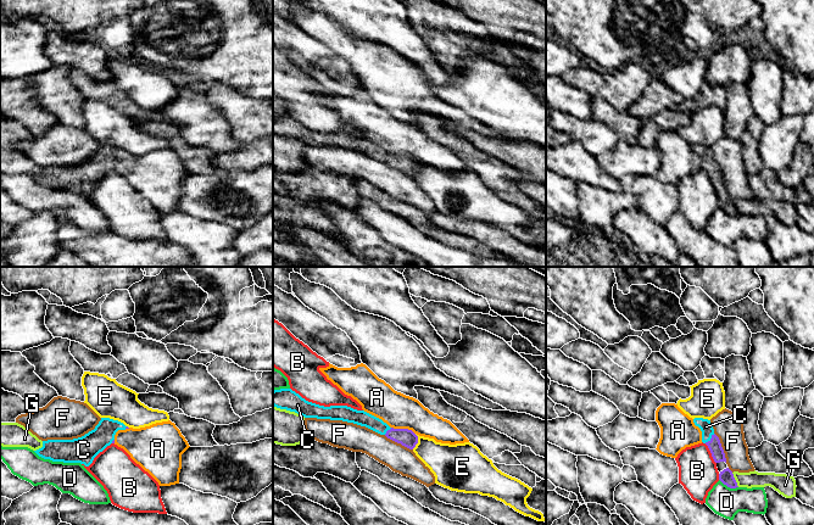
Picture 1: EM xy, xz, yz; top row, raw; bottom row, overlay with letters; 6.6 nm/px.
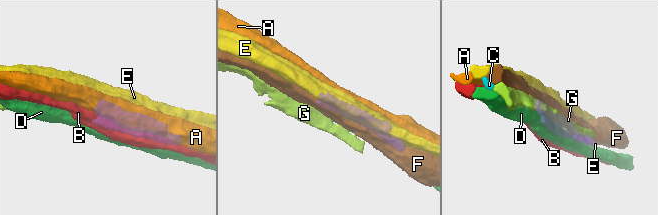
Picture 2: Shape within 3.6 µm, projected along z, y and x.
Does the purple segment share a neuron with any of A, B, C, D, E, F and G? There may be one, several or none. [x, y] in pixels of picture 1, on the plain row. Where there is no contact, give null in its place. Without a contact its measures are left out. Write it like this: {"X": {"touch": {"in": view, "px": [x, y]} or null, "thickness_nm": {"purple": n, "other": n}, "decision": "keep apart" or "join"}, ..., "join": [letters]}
{"A": {"touch": {"in": "xz", "px": [403, 156]}, "thickness_nm": {"purple": 110, "other": 220}, "decision": "keep apart"}, "B": {"touch": {"in": "yz", "px": [711, 179]}, "thickness_nm": {"purple": 90, "other": 260}, "decision": "keep apart"}, "C": {"touch": {"in": "yz", "px": [711, 166]}, "thickness_nm": {"purple": 90, "other": 90}, "decision": "join"}, "D": {"touch": {"in": "yz", "px": [729, 213]}, "thickness_nm": {"purple": 90, "other": 200}, "decision": "keep apart"}, "E": {"touch": {"in": "xz", "px": [417, 168]}, "thickness_nm": {"purple": 110, "other": 240}, "decision": "keep apart"}, "F": {"touch": {"in": "yz", "px": [721, 174]}, "thickness_nm": {"purple": 90, "other": 200}, "decision": "keep apart"}, "G": {"touch": {"in": "yz", "px": [735, 207]}, "thickness_nm": {"purple": 90, "other": 110}, "decision": "keep apart"}, "join": ["C"]}

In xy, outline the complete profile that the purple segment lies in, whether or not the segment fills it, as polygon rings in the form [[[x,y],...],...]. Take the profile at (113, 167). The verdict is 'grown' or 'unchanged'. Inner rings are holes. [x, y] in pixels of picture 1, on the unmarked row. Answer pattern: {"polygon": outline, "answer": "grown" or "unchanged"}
{"polygon": [[[101,145],[95,156],[84,163],[73,167],[43,168],[43,174],[34,179],[52,189],[80,190],[89,194],[100,179],[115,171],[116,160],[126,155],[118,147]]], "answer": "grown"}

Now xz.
{"polygon": [[[280,116],[273,118],[273,133],[301,141],[305,145],[342,147],[366,153],[388,166],[413,177],[418,171],[418,163],[408,156],[390,155],[381,146],[347,133],[324,134],[306,128],[291,116]]], "answer": "grown"}

